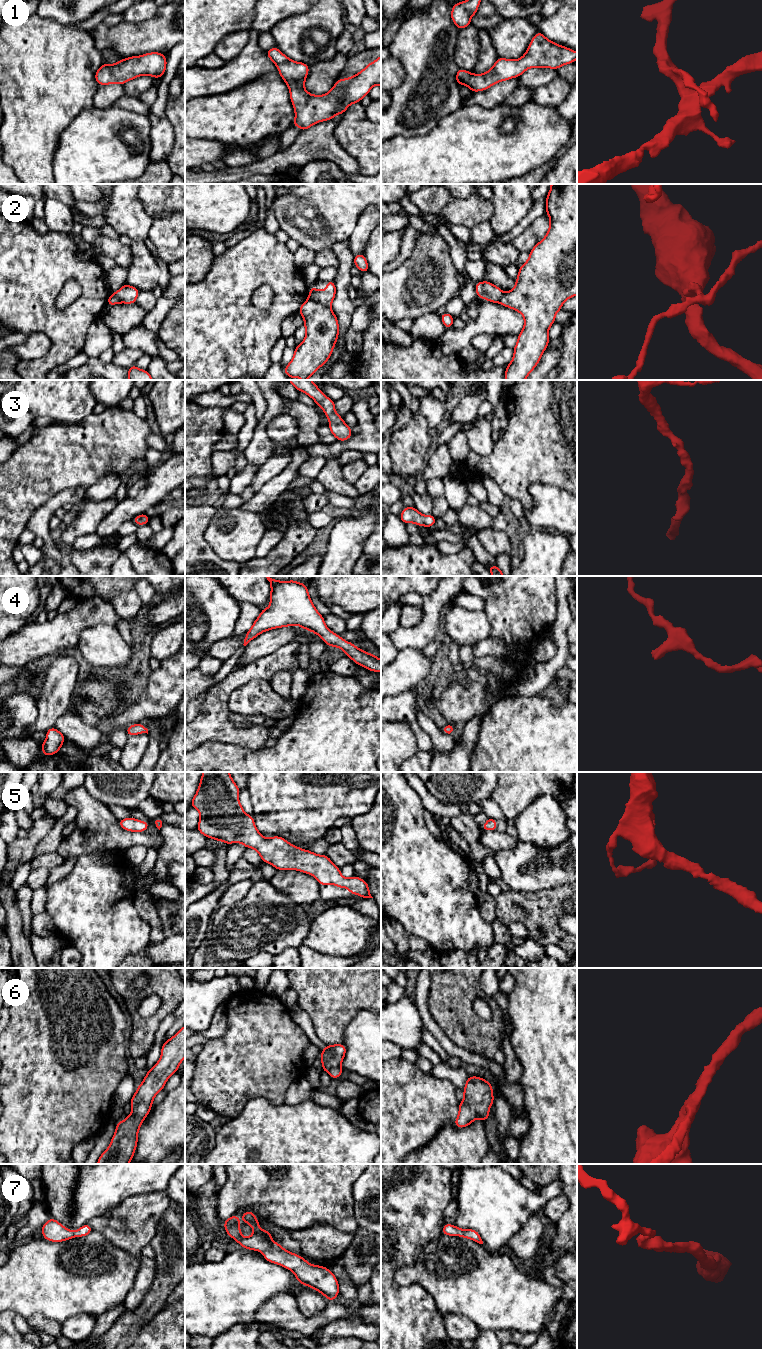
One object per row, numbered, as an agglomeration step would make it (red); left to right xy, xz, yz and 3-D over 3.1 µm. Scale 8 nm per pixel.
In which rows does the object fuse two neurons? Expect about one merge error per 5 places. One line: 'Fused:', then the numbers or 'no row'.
Fused: 2

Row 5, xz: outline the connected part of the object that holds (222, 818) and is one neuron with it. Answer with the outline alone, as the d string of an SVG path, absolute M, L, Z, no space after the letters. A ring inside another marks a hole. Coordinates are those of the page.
M203 772L198 790L191 801L191 807L198 810L200 819L197 830L207 838L223 841L227 845L238 842L246 848L256 850L263 862L267 862L277 870L298 870L314 876L321 886L333 884L339 888L348 888L350 894L361 896L363 899L373 898L368 883L353 876L345 878L327 855L319 855L294 846L280 836L266 839L256 828L254 818L244 812L239 802L240 789L229 772Z

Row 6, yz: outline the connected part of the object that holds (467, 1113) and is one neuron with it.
M468 1076L463 1094L464 1099L459 1102L455 1126L467 1127L477 1118L481 1118L483 1123L488 1120L490 1106L494 1103L492 1085L484 1078Z

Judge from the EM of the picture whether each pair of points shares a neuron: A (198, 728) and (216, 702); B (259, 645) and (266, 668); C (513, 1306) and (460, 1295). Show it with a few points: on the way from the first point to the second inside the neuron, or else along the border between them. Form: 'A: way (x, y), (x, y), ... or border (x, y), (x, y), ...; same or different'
A: way (204, 722), (213, 713), (214, 708); same
B: border (283, 644), (270, 654), (241, 666); different
C: way (500, 1297), (496, 1295), (473, 1295); same

